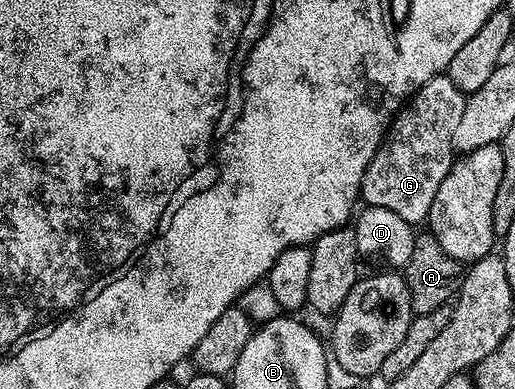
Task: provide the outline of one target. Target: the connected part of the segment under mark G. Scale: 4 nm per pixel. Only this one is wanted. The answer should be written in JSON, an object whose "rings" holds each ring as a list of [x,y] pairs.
{"rings":[[[446,74],[434,76],[418,89],[407,105],[396,114],[387,130],[387,136],[379,145],[377,152],[374,153],[374,157],[362,177],[360,198],[366,206],[390,209],[412,225],[426,222],[437,190],[455,162],[453,135],[456,134],[457,126],[461,123],[466,98],[466,94],[458,91]]]}

